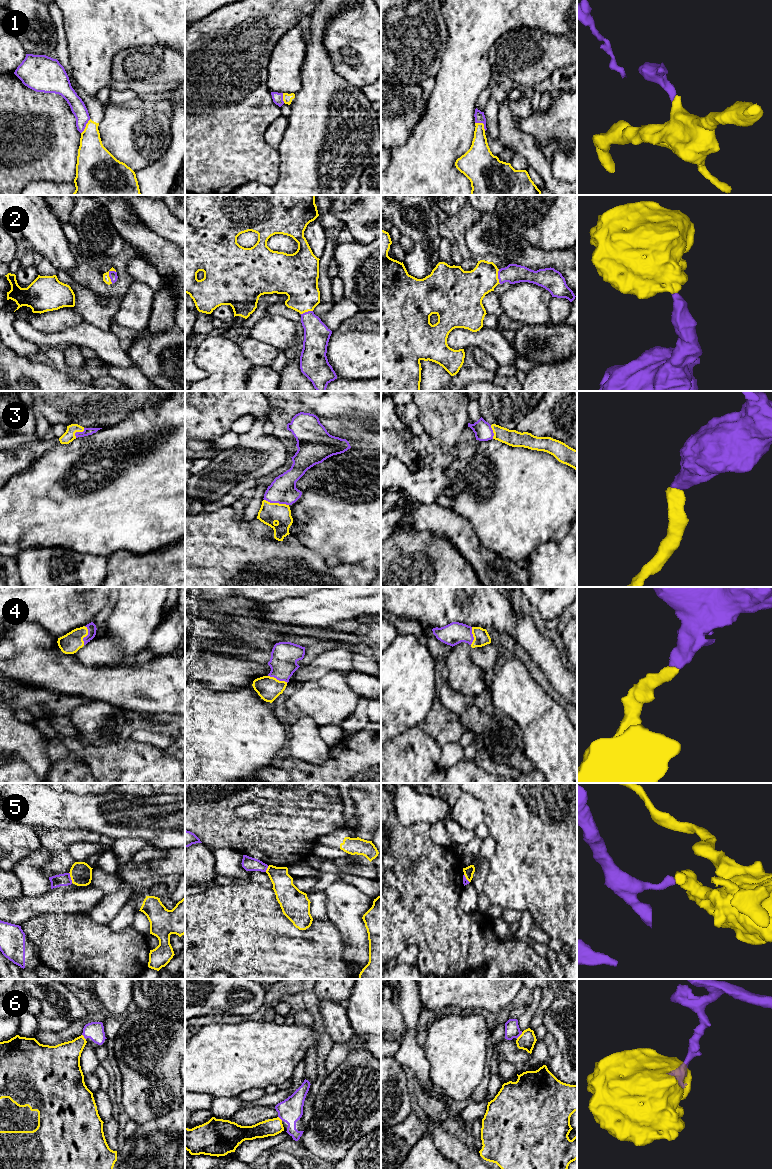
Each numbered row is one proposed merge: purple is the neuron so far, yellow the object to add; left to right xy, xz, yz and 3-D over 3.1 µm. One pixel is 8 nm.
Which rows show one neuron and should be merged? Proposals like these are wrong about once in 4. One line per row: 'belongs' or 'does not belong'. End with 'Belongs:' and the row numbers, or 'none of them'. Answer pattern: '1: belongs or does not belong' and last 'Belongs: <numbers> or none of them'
1: does not belong
2: belongs
3: belongs
4: belongs
5: does not belong
6: does not belong
Belongs: 2, 3, 4

